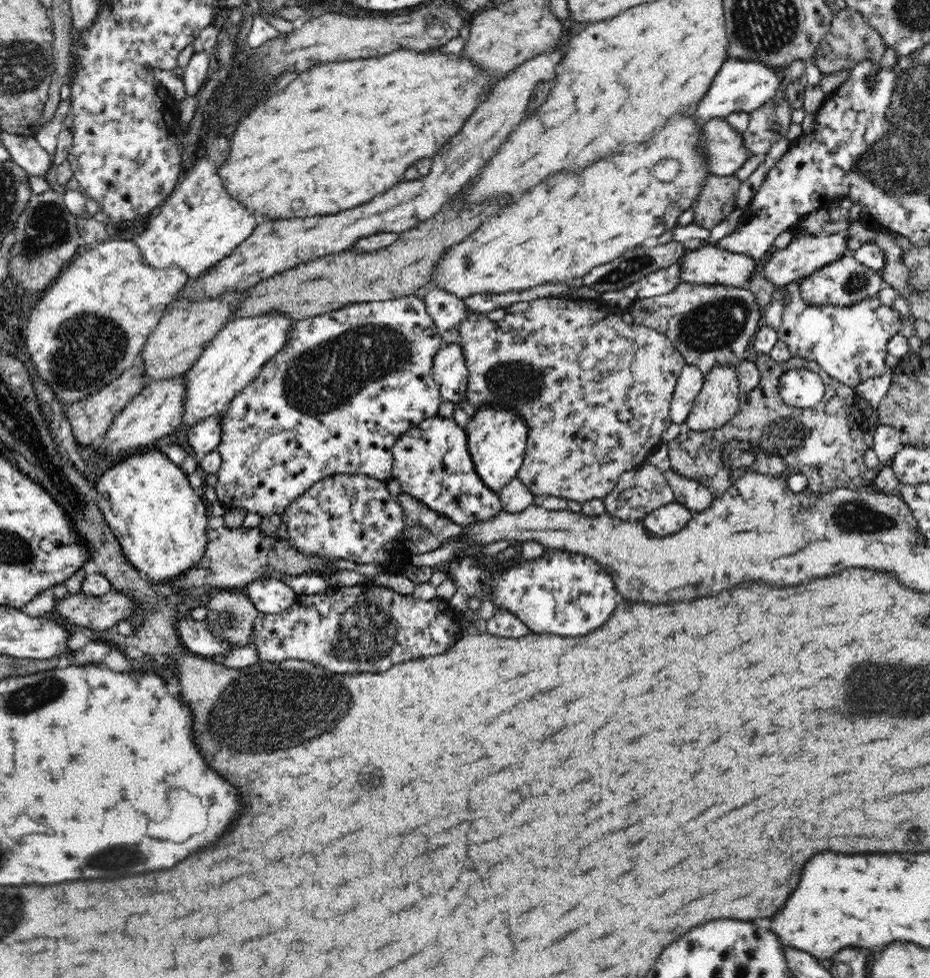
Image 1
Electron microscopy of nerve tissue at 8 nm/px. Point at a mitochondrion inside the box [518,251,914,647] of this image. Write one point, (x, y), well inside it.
(711, 327)

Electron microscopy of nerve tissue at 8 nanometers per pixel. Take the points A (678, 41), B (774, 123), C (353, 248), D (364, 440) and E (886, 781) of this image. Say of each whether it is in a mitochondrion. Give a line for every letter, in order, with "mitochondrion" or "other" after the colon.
A: other
B: mitochondrion
C: other
D: other
E: other

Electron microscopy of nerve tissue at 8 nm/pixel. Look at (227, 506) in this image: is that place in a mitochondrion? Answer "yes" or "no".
no

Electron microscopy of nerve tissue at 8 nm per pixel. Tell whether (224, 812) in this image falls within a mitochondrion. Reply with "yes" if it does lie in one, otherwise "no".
no

